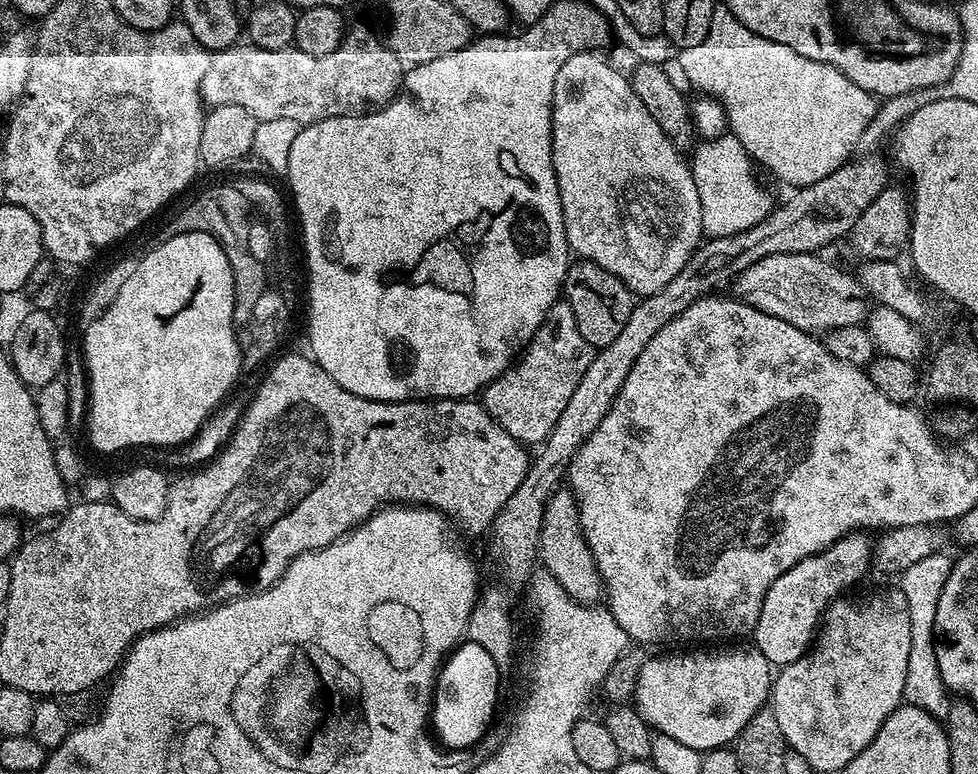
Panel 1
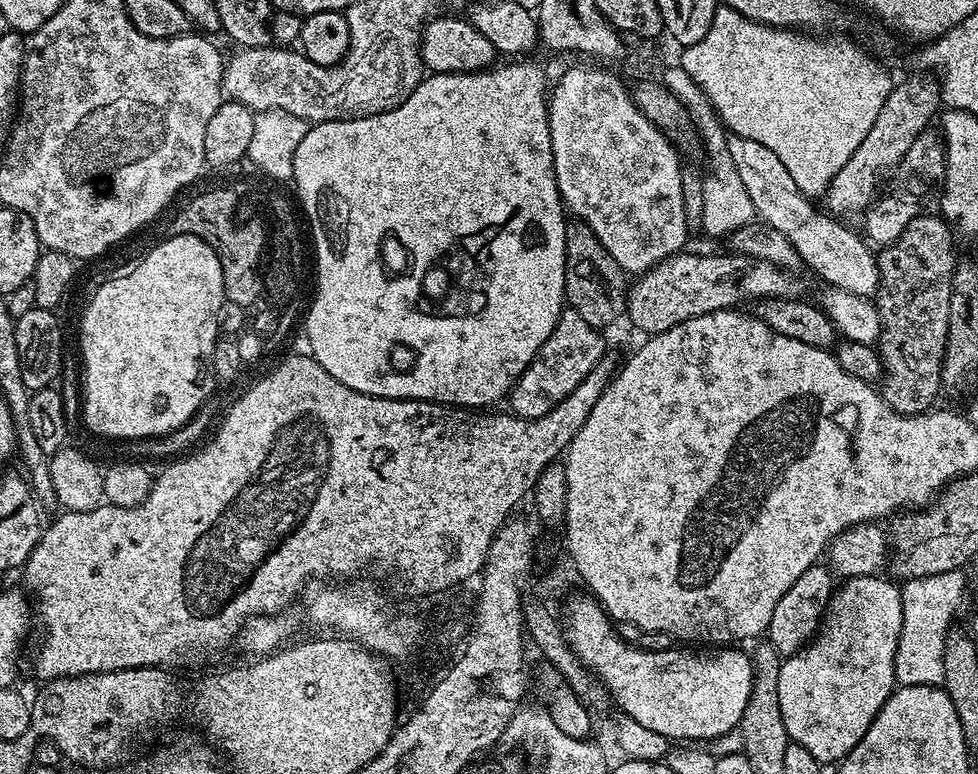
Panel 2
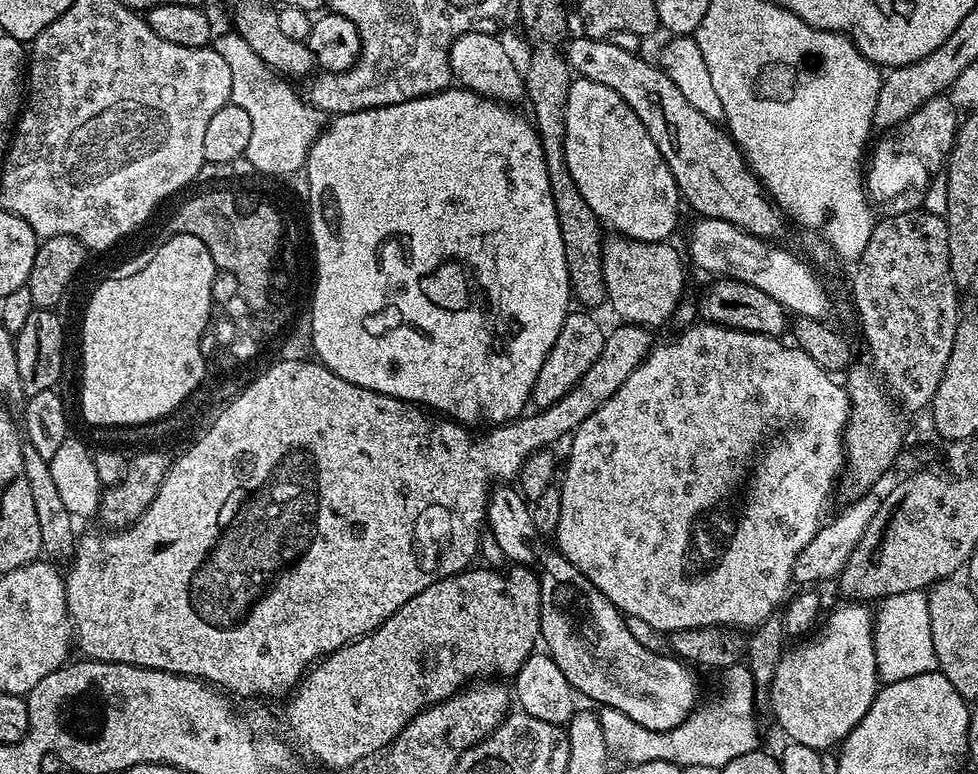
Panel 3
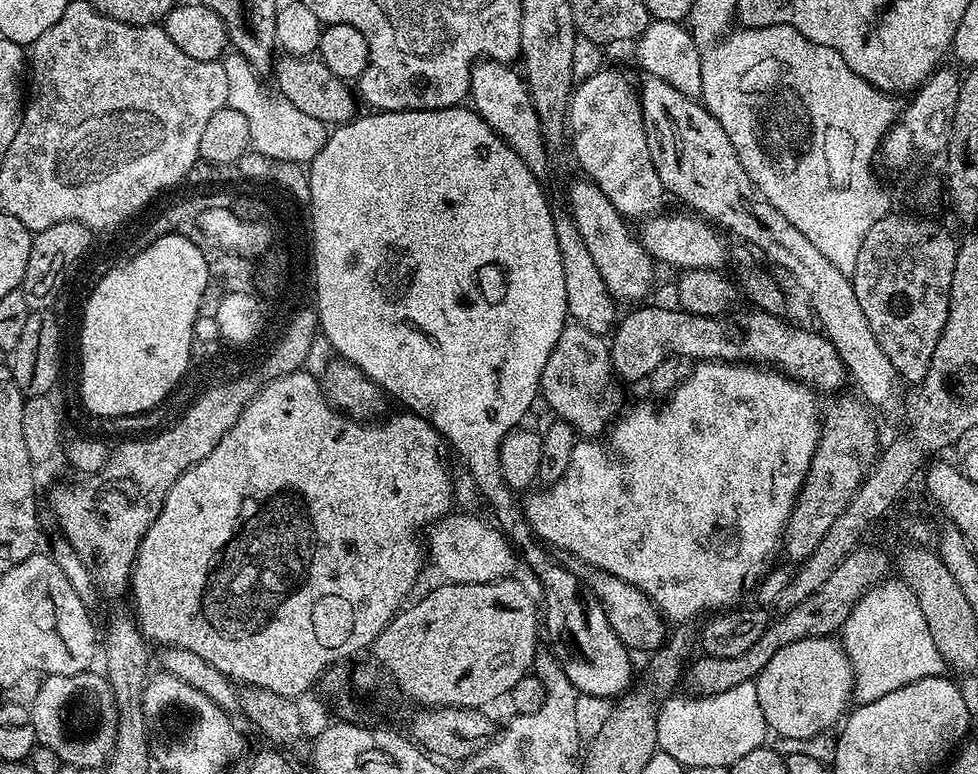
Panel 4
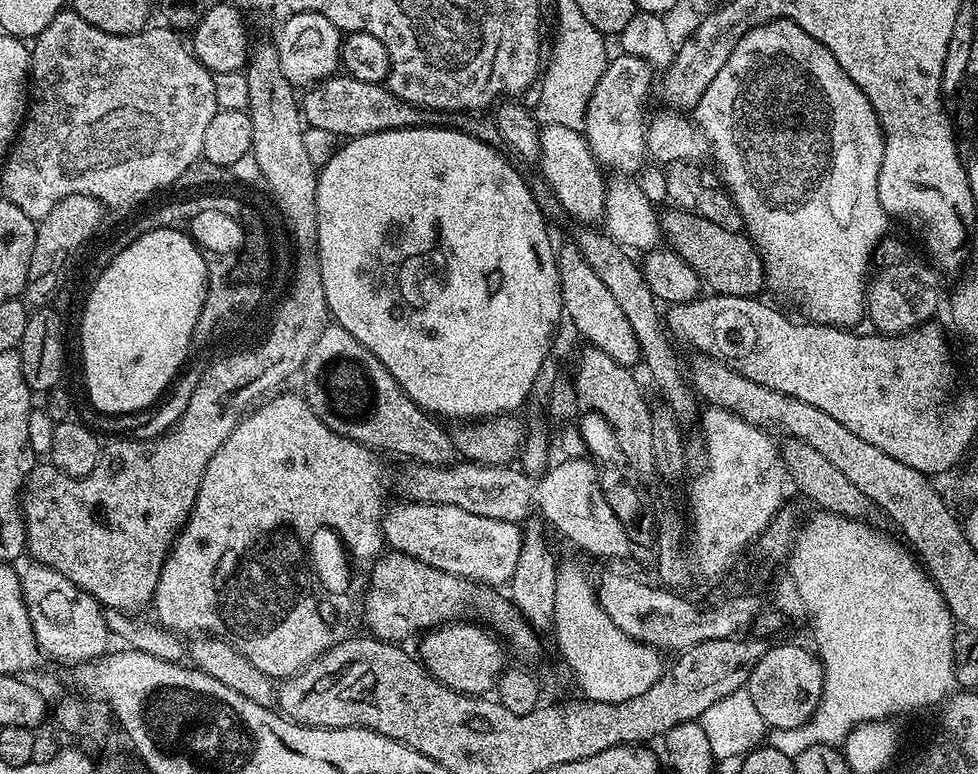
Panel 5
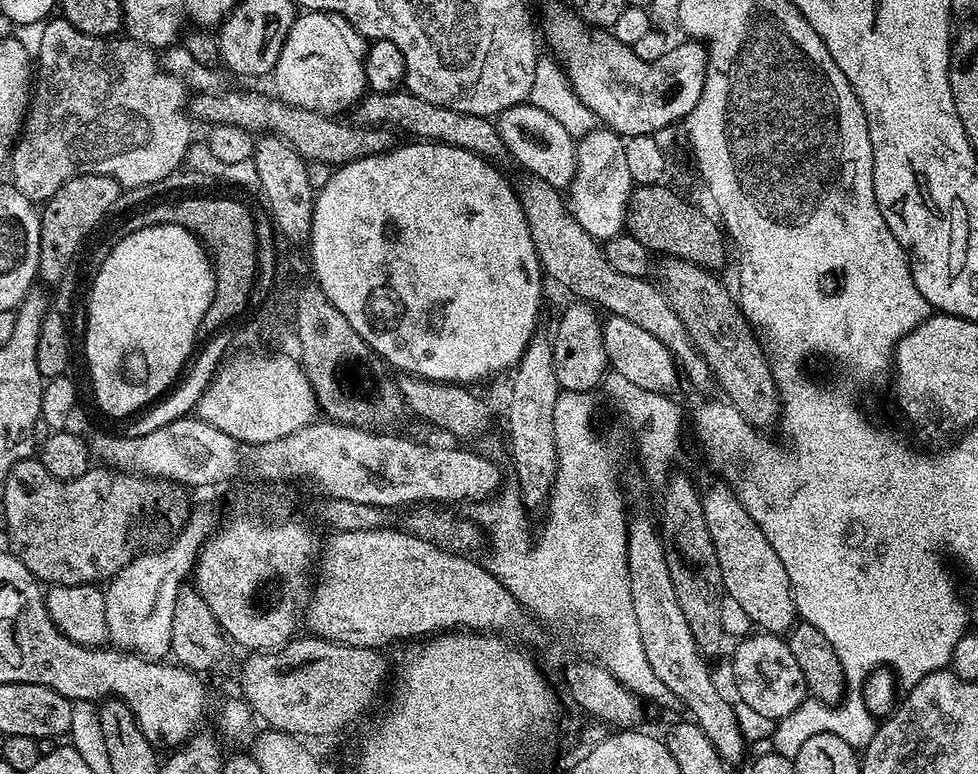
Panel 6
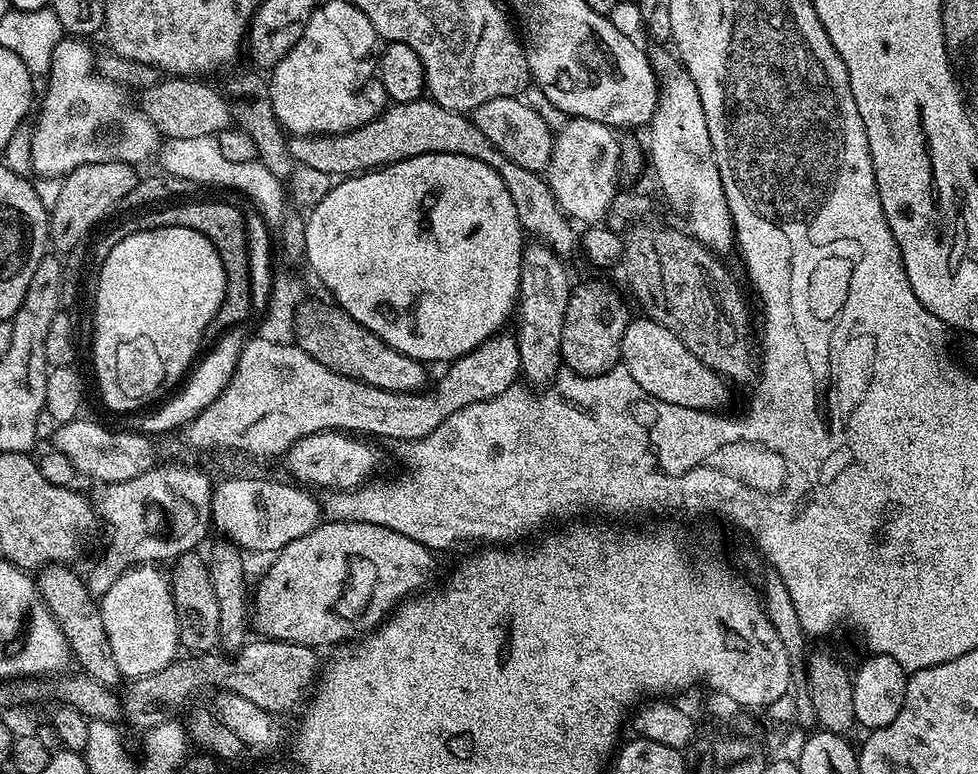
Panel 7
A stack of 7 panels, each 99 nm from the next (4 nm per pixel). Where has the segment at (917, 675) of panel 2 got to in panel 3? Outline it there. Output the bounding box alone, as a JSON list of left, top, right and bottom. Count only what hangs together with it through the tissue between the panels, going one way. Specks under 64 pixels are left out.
[872,592,937,684]

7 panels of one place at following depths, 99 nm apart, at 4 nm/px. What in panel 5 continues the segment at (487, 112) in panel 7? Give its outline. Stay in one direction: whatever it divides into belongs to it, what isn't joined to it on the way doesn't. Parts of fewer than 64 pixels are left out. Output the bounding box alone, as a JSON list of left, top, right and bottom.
[539,125,606,226]

